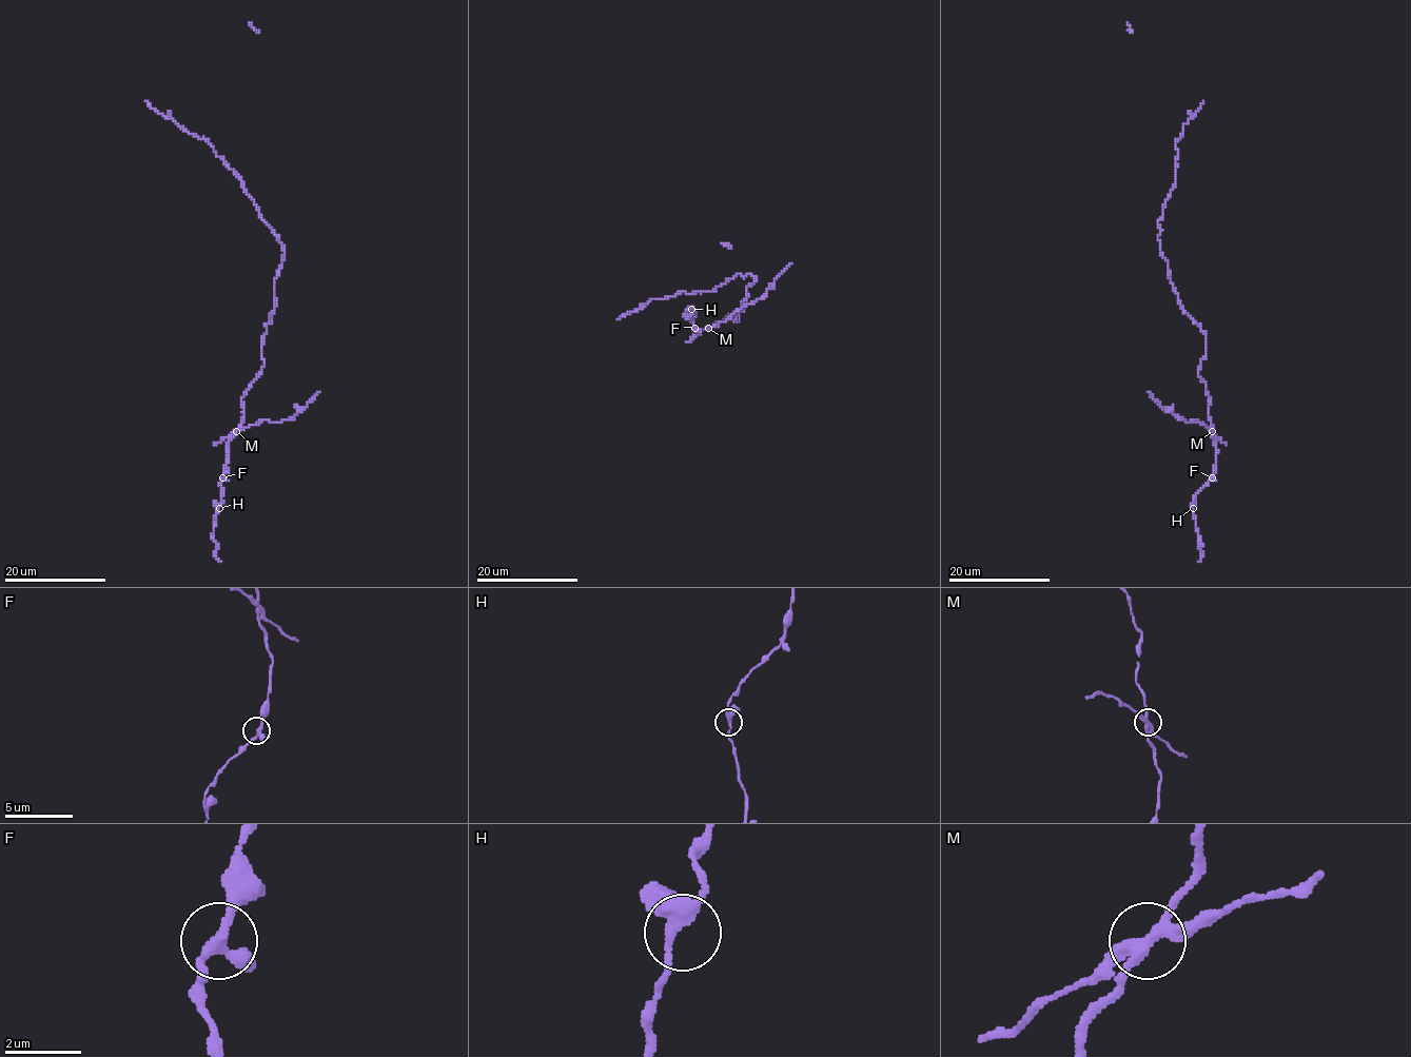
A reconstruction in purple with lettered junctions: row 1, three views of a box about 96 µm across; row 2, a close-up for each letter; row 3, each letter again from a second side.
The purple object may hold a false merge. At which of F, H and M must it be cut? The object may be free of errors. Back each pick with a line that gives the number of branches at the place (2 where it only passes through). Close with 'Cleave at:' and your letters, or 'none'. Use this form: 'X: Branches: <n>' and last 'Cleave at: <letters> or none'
M: Branches: 3
Cleave at: M

